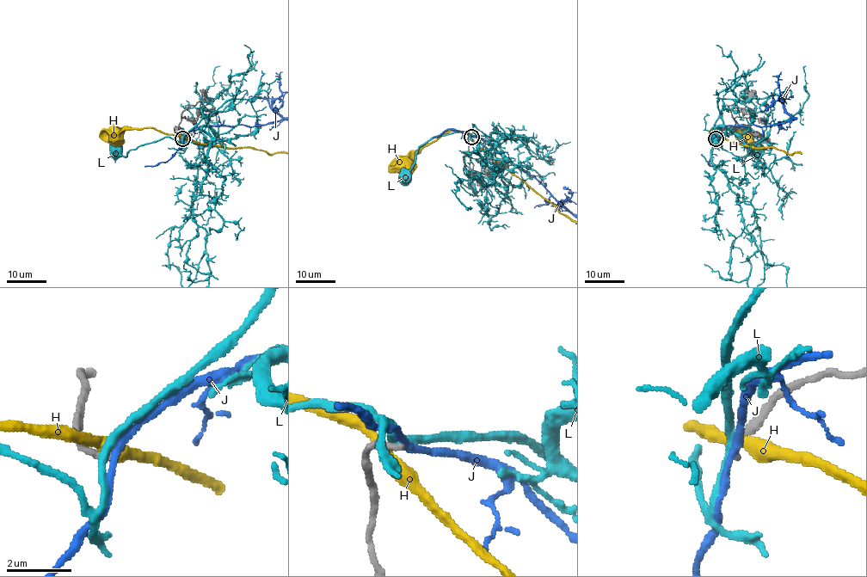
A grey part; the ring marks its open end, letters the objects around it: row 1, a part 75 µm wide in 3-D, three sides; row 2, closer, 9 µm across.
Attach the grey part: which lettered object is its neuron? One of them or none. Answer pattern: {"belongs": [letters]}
{"belongs": []}

